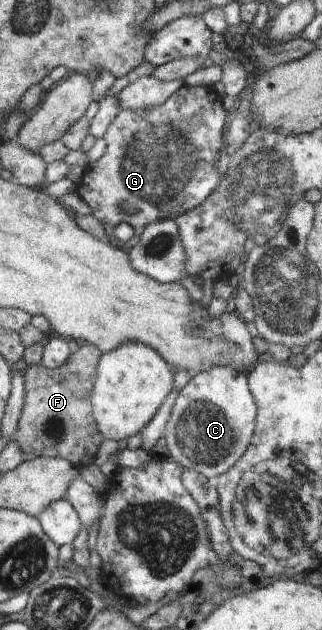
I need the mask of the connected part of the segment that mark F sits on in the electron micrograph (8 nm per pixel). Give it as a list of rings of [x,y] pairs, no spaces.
[[[86,343],[54,370],[42,364],[24,369],[24,408],[18,421],[16,441],[26,461],[36,457],[64,458],[80,470],[94,463],[99,446],[105,440],[97,429],[90,400],[100,356],[102,353],[96,346]]]

